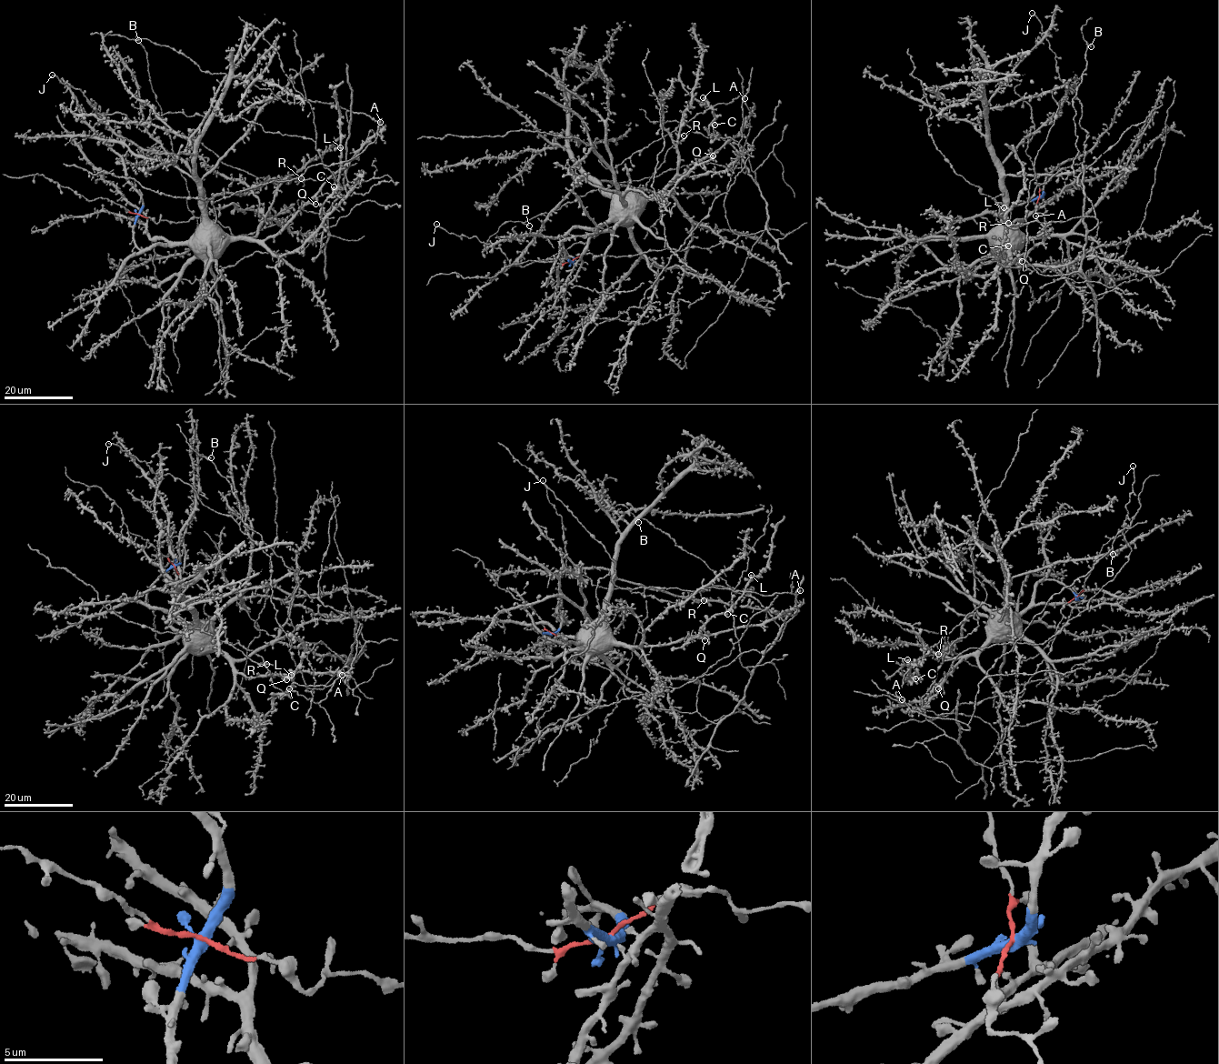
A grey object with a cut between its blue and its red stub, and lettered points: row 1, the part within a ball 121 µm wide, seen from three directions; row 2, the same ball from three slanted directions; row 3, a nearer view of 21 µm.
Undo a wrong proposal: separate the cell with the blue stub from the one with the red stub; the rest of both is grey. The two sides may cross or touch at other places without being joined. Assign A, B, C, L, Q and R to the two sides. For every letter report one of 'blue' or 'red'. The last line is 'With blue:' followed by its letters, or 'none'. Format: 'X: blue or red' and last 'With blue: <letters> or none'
A: red
B: red
C: red
L: red
Q: blue
R: red
With blue: Q

